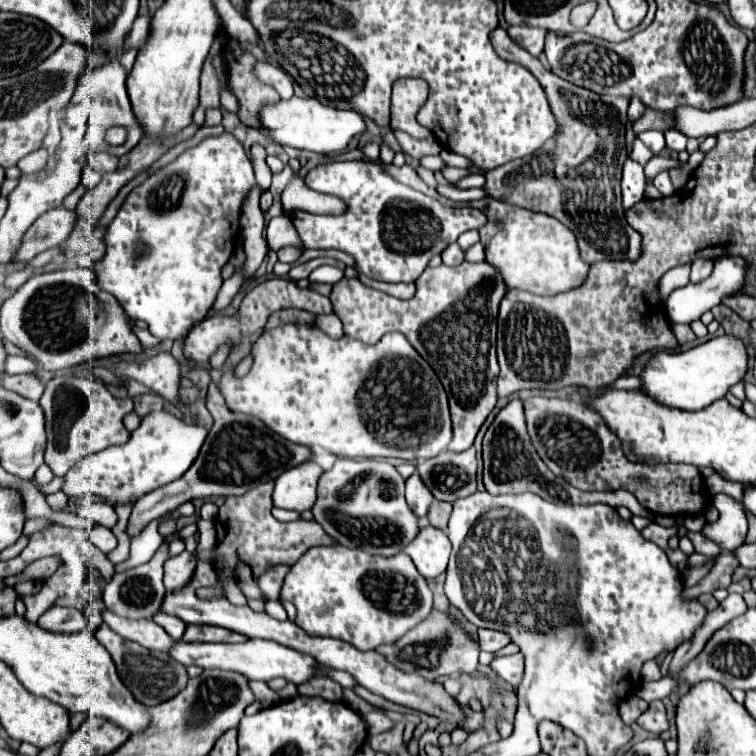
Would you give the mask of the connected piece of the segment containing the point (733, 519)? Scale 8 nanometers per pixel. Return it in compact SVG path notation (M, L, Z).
M723 493L713 496L713 505L721 514L715 522L705 522L701 532L715 540L723 552L735 550L745 542L747 536L745 512L737 500Z

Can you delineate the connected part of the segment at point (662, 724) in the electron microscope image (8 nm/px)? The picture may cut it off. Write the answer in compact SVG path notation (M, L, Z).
M655 700L649 704L649 708L645 710L645 714L641 714L637 718L637 724L641 728L645 728L647 732L653 734L663 734L669 728L669 720L667 720L667 712L661 700Z

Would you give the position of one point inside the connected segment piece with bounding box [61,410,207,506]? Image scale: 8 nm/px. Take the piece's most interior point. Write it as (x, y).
(162, 449)

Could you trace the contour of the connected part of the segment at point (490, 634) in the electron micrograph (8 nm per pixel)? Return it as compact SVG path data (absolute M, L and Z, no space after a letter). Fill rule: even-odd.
M481 628L479 630L479 646L481 646L481 650L497 652L497 650L505 648L509 642L511 642L511 636L505 634L505 632L487 630L487 628Z

